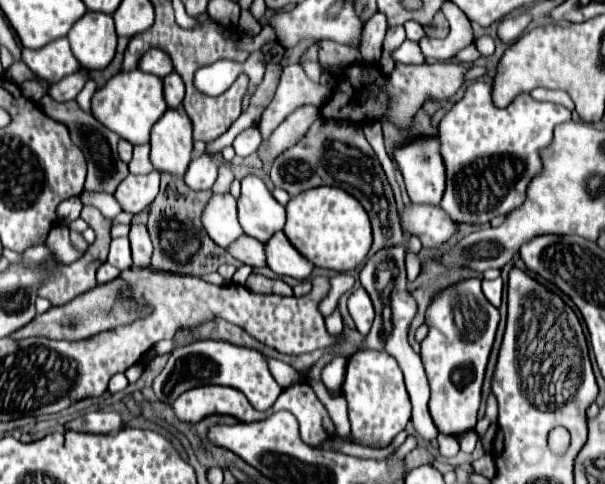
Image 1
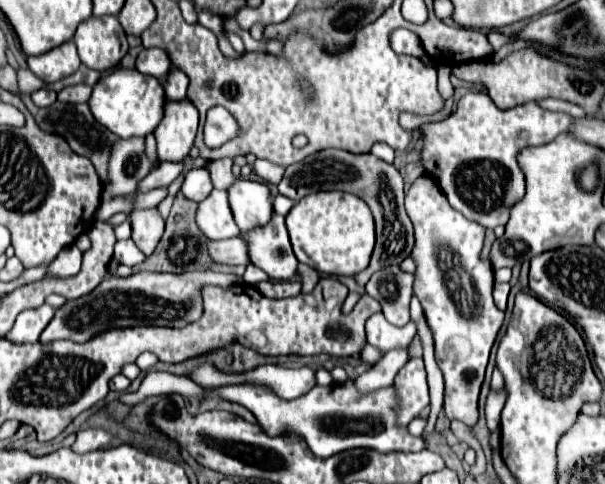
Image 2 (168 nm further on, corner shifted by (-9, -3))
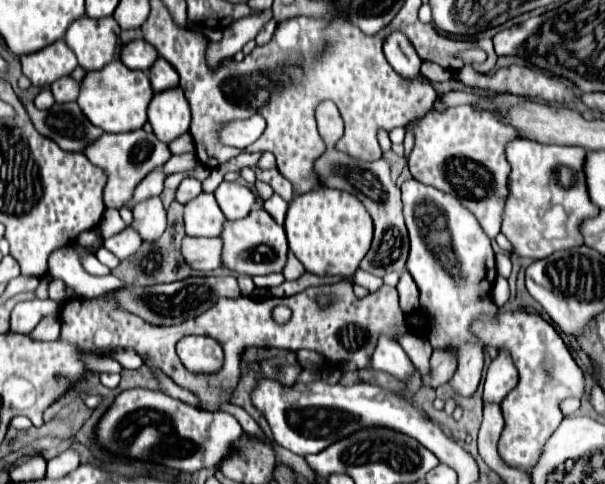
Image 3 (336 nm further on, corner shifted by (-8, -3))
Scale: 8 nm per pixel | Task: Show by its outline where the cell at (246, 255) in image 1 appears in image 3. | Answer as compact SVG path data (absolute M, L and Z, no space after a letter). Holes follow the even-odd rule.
M186 236L182 242L182 254L194 270L216 270L222 266L222 240Z

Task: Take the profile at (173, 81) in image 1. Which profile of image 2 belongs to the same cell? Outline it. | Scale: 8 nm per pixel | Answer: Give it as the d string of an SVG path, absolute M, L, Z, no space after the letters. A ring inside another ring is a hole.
M171 68L171 72L167 74L167 80L163 82L163 90L165 90L165 98L167 100L183 100L185 92L187 92L187 76L179 70L179 68Z

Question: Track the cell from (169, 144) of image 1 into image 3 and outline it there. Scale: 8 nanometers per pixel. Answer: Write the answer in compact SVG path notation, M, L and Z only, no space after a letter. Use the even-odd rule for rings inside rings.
M180 88L154 94L154 100L148 108L148 122L152 124L154 134L160 142L170 144L178 136L186 134L190 128L190 120L192 112Z

